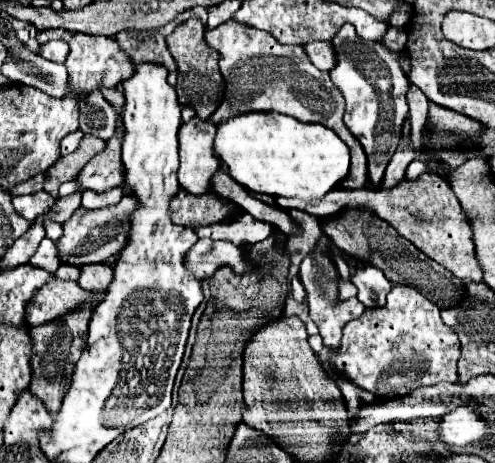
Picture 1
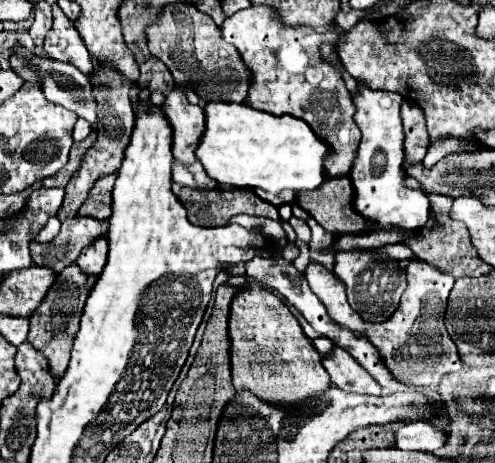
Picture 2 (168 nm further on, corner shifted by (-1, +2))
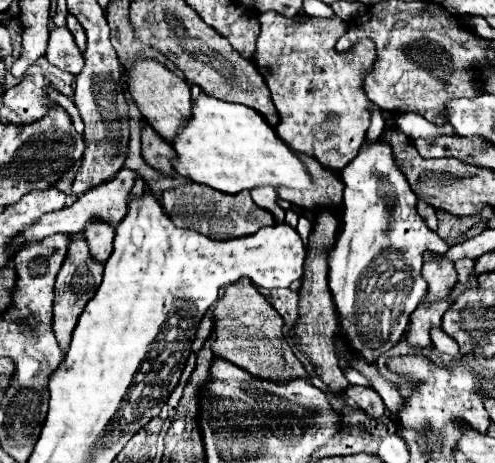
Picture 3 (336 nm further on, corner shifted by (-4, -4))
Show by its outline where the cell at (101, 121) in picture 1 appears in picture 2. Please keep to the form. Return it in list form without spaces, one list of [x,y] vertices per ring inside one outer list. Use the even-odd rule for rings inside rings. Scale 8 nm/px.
[[[16,50],[16,56],[10,58],[10,64],[12,64],[12,70],[16,74],[20,74],[26,82],[40,82],[42,92],[46,94],[46,98],[50,102],[76,112],[80,118],[86,118],[90,124],[96,124],[96,102],[92,98],[92,86],[90,86],[86,74],[82,74],[78,68],[64,64],[64,62],[30,56],[26,50]]]

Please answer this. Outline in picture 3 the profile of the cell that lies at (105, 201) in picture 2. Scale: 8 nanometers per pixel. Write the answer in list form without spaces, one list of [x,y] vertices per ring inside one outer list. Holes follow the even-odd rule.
[[[121,168],[121,172],[117,172],[117,176],[113,180],[107,180],[105,184],[99,184],[97,188],[91,188],[89,192],[85,192],[85,196],[81,196],[73,204],[65,206],[61,212],[53,212],[49,216],[43,216],[33,226],[33,232],[29,232],[29,240],[39,242],[45,236],[51,236],[51,234],[57,234],[57,232],[83,234],[89,222],[105,222],[105,224],[117,226],[121,222],[121,216],[125,216],[125,202],[127,202],[127,196],[129,196],[131,188],[133,188],[133,182],[135,182],[135,172],[129,170],[129,168]]]

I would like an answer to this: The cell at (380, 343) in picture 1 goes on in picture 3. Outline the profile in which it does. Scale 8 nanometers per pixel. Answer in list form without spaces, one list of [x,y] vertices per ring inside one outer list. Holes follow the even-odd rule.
[[[449,260],[425,262],[421,276],[427,282],[425,300],[411,312],[405,342],[413,348],[433,348],[431,328],[441,326],[441,318],[449,308],[449,296],[457,284],[457,272]]]

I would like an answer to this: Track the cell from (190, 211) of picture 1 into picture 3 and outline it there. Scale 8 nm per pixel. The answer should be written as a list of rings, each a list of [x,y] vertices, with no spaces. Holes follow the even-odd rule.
[[[185,184],[175,190],[163,192],[163,208],[171,216],[171,220],[181,228],[193,228],[213,240],[229,240],[237,236],[247,236],[257,232],[263,226],[275,224],[273,214],[257,208],[249,192],[239,192],[237,196],[227,196],[225,192],[217,192],[213,188],[205,188],[201,184]]]

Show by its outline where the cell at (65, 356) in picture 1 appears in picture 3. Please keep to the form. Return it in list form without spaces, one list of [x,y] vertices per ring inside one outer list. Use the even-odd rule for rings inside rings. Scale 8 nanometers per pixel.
[[[73,236],[73,244],[69,248],[69,256],[65,258],[65,264],[61,266],[57,274],[57,284],[55,284],[55,304],[53,304],[53,334],[61,350],[69,348],[73,328],[77,326],[77,316],[81,316],[85,304],[95,296],[103,276],[103,266],[93,262],[89,256],[89,248],[85,244],[83,236]]]

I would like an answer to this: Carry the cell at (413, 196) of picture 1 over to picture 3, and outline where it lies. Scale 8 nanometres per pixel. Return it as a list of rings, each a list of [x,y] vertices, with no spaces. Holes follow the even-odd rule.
[[[461,258],[461,260],[455,262],[455,270],[457,270],[457,274],[459,274],[459,282],[461,282],[461,284],[467,284],[467,282],[471,280],[471,276],[473,276],[475,260],[471,260],[471,258]]]

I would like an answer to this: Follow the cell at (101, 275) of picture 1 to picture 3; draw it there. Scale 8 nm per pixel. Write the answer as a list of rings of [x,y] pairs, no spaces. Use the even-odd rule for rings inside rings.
[[[93,224],[93,228],[87,228],[85,240],[95,262],[105,264],[105,260],[109,258],[109,252],[113,248],[113,232],[115,228],[109,224]]]

